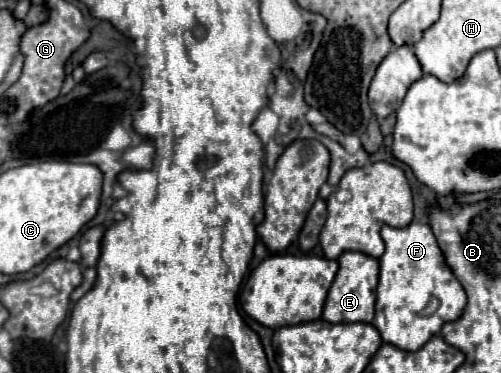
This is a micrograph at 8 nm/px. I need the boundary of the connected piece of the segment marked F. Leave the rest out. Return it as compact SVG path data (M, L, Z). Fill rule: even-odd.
M411 223L403 229L395 229L385 225L381 229L381 237L385 241L385 253L379 259L381 273L377 285L377 305L375 316L377 323L371 325L379 331L381 339L389 345L395 345L403 351L417 351L423 347L433 335L437 335L443 323L459 319L463 315L467 297L461 283L455 279L451 267L443 259L443 251L437 245L437 239L427 223ZM429 297L437 297L441 307L431 317L419 315L429 303Z

